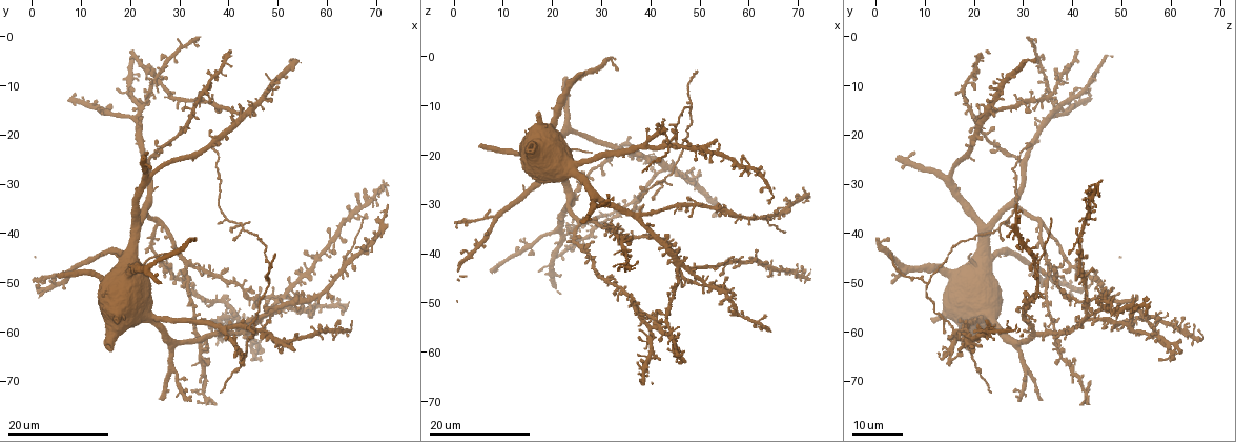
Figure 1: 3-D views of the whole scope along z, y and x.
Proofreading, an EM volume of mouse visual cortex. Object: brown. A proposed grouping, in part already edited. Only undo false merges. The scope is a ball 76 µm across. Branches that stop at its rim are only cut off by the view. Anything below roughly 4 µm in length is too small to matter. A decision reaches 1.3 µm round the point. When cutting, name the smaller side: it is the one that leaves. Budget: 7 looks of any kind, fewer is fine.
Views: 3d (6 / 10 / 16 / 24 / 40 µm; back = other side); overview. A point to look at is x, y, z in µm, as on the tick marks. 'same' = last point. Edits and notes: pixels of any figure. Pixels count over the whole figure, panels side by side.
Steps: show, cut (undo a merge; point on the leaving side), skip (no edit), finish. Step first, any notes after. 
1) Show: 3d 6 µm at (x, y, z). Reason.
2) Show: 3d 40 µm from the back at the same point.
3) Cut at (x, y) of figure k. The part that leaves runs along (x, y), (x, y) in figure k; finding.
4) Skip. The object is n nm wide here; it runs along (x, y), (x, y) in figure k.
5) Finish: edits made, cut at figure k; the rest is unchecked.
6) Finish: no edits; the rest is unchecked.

Show: 3d 24 µm at (45.5, 59.5, 16.5). Four or more arms meet.

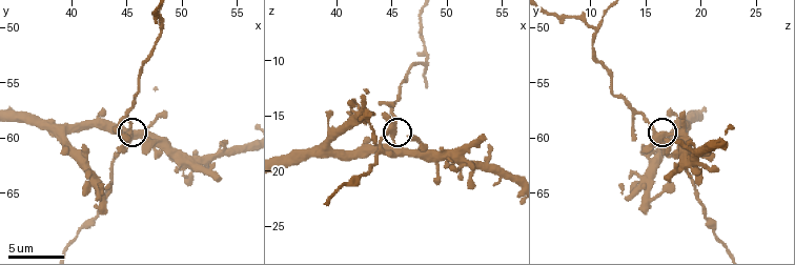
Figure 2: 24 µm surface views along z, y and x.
Show: 3d 10 µm at (45.2, 59.8, 15.8).

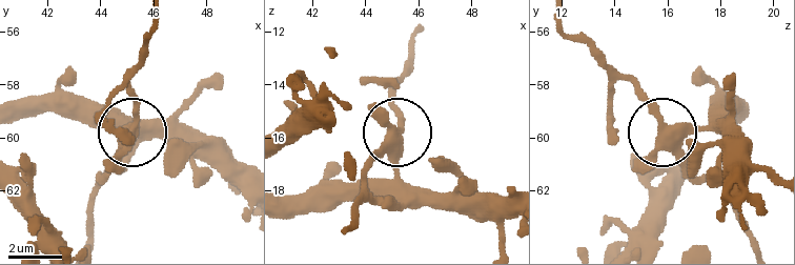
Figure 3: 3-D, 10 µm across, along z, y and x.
Skip. The side arm is 16 µm long; one neuron here.

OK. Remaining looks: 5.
Show: 3d 16 µm at (48.2, 50.0, 10.4). Three-way junction.

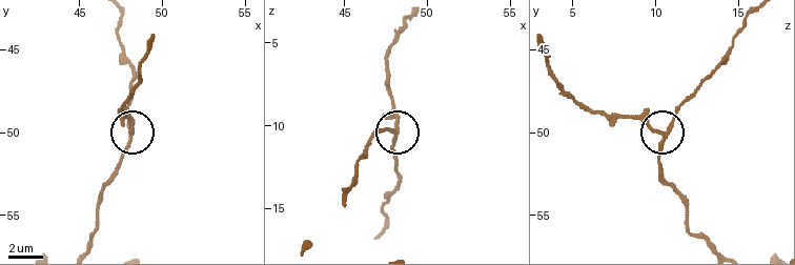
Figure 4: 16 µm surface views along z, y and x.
Show: 3d 6 µm at (48.1, 49.9, 10.4).

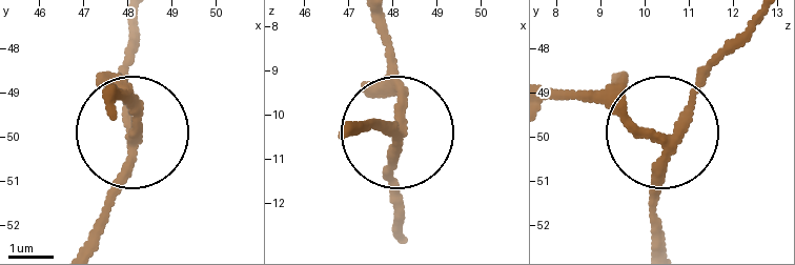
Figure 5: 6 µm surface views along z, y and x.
Skip. 3 arms meet here; it runs along (665, 246), (649, 212), (657, 137), (563, 92) in figure 5; one neuron here.

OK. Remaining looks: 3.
Show: 3d 24 µm at (42.0, 38.0, 26.0). Four arms meet.

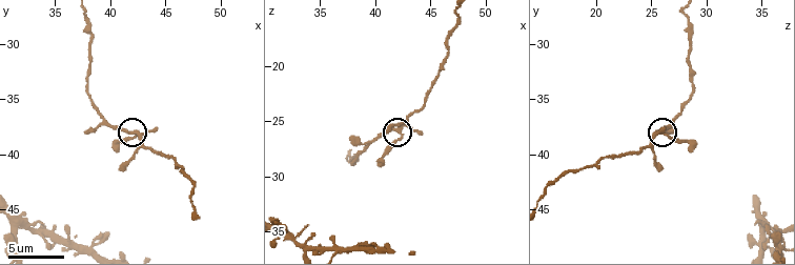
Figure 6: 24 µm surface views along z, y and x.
Show: 3d 6 µm at (42.2, 38.0, 25.6). Closer look.

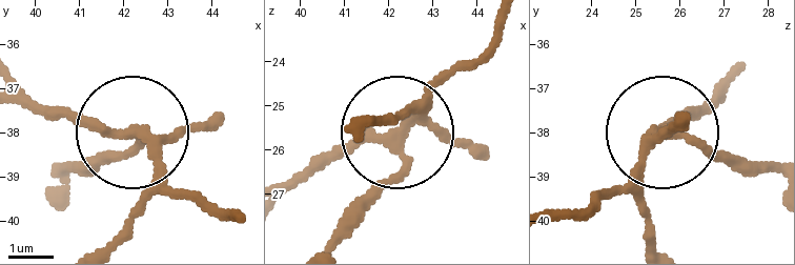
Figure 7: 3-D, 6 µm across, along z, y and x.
Skip. The object is 200 nm wide here; it runs along (243, 218), (179, 191), (138, 130), (93, 168) in figure 7; one neuron here.

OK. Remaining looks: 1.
Finish: no edits; the rest is unchecked.

